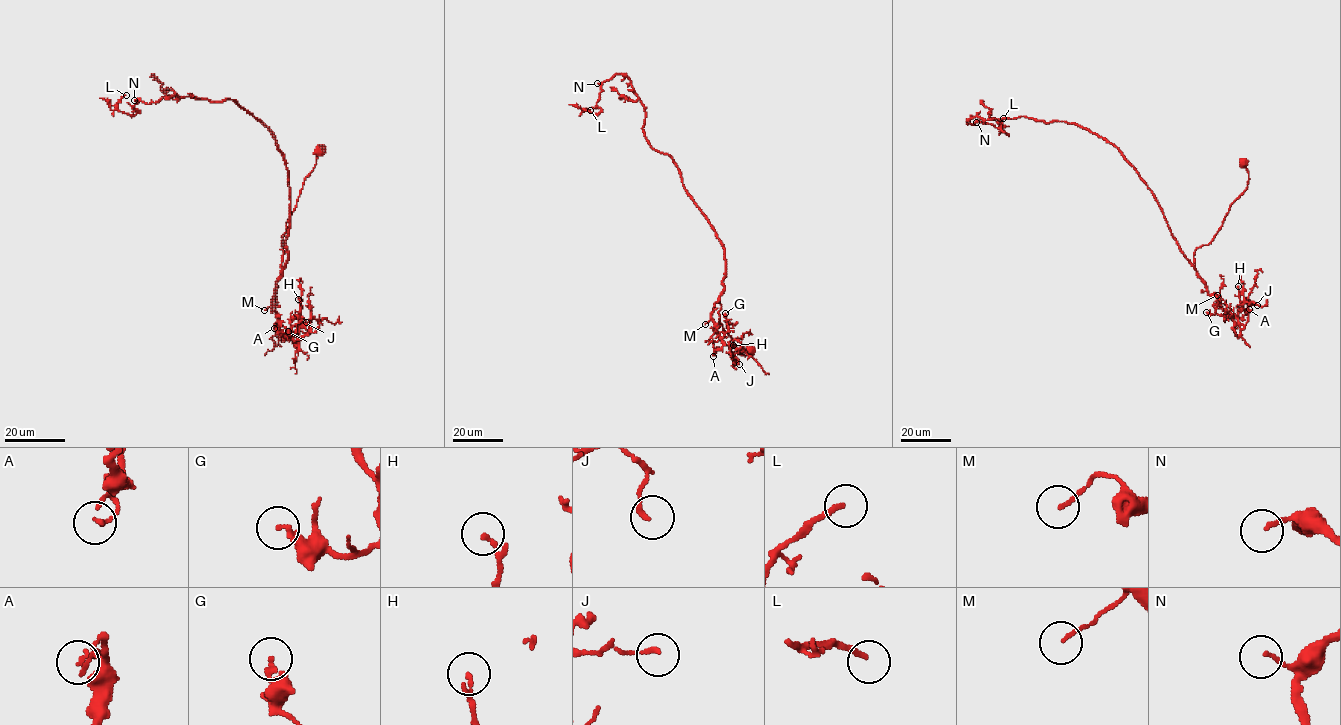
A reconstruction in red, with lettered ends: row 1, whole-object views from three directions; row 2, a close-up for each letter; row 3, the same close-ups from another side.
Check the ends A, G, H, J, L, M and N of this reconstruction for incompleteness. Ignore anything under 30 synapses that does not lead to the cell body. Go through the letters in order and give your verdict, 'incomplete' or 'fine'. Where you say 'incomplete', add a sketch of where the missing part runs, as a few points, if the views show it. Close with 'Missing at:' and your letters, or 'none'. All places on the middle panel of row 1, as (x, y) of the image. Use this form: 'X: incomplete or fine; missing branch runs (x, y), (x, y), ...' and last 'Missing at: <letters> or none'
A: fine
G: fine
H: fine
J: fine
L: incomplete; missing branch runs (590, 110), (580, 113), (570, 123)
M: fine
N: fine
Missing at: L

